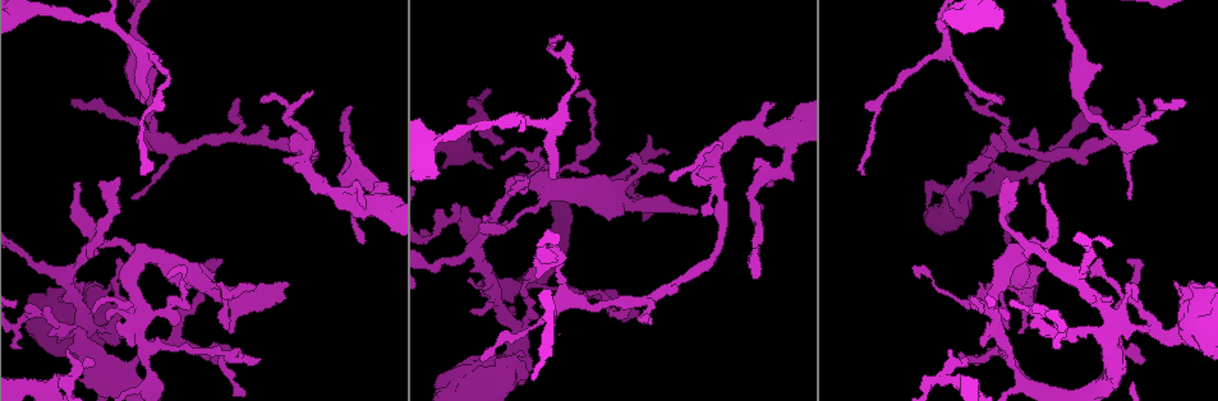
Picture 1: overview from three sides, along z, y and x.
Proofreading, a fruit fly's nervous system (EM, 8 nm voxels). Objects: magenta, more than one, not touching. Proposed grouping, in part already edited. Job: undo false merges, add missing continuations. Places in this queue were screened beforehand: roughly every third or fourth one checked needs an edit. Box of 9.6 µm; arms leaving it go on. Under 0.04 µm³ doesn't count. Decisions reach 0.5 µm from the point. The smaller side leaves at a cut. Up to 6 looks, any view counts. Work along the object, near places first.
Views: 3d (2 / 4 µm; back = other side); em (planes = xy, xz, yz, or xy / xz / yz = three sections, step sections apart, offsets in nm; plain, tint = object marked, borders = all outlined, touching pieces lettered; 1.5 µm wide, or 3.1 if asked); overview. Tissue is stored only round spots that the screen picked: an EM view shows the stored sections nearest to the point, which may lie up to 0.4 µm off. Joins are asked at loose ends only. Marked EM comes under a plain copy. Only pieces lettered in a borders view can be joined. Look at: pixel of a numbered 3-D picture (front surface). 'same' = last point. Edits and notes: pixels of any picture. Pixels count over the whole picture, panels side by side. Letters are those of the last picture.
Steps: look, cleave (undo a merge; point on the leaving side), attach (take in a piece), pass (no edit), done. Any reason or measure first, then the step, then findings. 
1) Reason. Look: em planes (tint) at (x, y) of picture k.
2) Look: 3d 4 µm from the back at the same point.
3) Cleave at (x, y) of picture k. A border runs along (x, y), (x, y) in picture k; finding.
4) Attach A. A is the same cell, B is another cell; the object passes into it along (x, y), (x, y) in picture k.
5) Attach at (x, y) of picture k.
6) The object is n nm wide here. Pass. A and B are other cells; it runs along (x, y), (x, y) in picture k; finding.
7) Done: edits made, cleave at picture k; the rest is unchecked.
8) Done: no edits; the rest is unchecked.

Look: em planes (tint) at (171, 341) of picture 1.

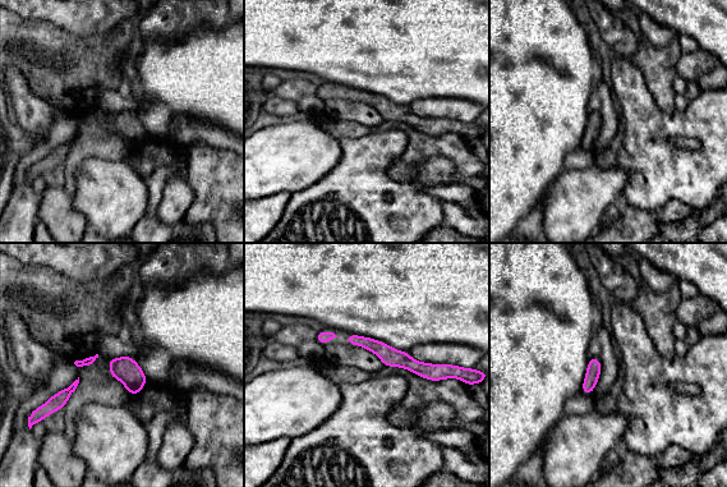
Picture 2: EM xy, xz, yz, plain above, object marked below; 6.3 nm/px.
See the neighbours. Look: em planes (borders) at the same point.

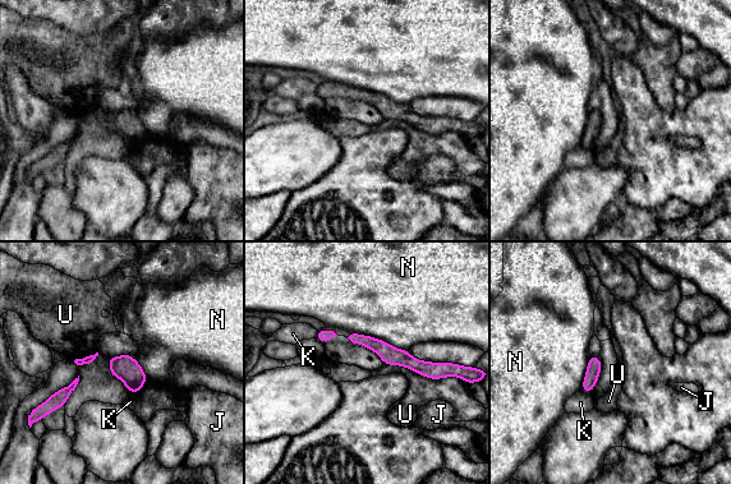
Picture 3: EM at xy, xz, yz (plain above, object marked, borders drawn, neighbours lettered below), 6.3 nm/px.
Pass. J, K, N and U are other cells; it runs along (353, 337), (422, 368), (478, 376) in picture 3; continuous, no second cell.

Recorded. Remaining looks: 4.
An open end. Look: 3d 4 µm at (1153, 142) of picture 1.

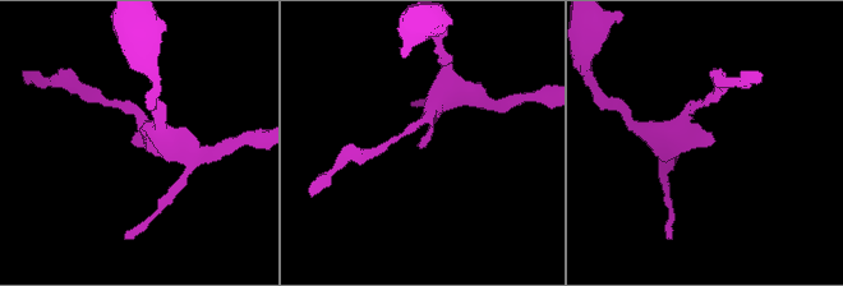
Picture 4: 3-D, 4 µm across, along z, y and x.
Look: em planes (borders) at (135, 145) of picture 4.

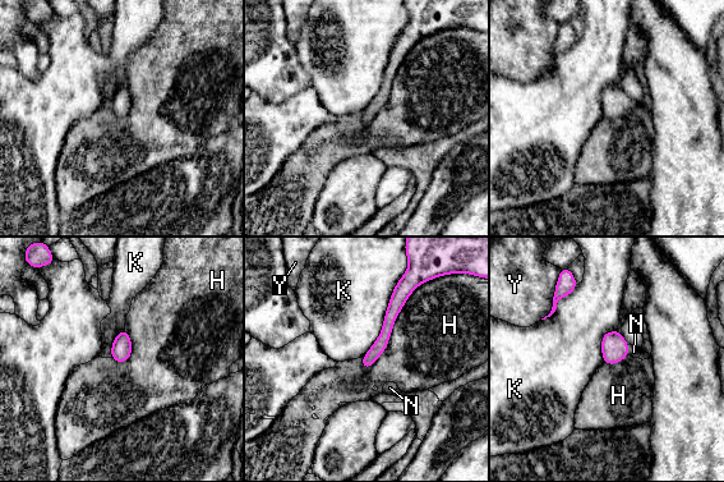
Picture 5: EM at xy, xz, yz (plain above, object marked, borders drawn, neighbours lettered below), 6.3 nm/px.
Attach N. N is the same cell, H, K and Y are other cells; it goes on there.

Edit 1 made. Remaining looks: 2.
Look: em xz step 8 (tint) at (220, 259) of picture 1.

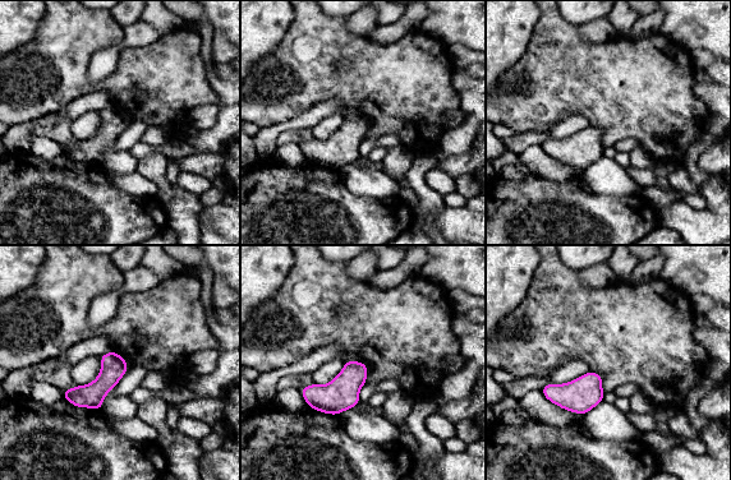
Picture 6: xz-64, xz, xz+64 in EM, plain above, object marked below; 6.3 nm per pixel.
Look: em xy step 4 (borders) at the same point.

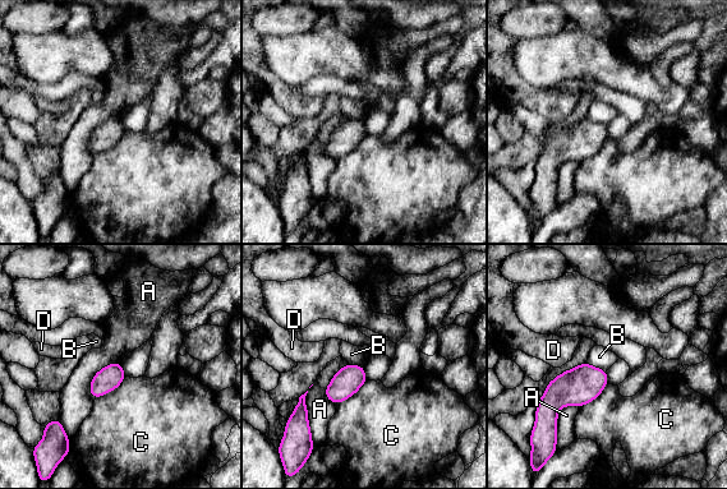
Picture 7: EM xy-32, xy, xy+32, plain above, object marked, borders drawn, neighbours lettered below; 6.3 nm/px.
The object is 130 nm wide here. Pass. A, B, C and D are other cells; none of them fits.

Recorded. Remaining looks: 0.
Done: edits made, attach at picture 5; the rest is unchecked.

